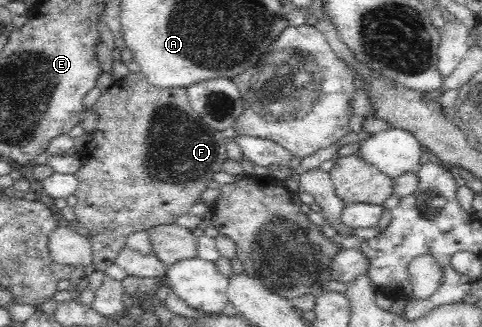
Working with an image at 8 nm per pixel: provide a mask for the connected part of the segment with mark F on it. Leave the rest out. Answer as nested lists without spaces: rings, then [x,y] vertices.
[[[129,72],[123,79],[117,80],[114,86],[99,97],[99,100],[90,109],[98,117],[97,129],[90,134],[89,143],[79,152],[82,157],[82,166],[75,173],[78,179],[76,192],[78,202],[74,206],[76,225],[83,227],[89,233],[92,245],[94,272],[105,272],[110,265],[116,263],[117,254],[124,248],[126,239],[132,234],[140,231],[148,231],[156,225],[175,224],[178,217],[189,214],[189,210],[195,203],[200,201],[201,194],[208,189],[209,183],[213,181],[213,175],[222,171],[224,161],[227,157],[227,140],[222,133],[204,126],[202,119],[193,111],[190,106],[187,88],[158,88],[149,84],[139,73]]]

